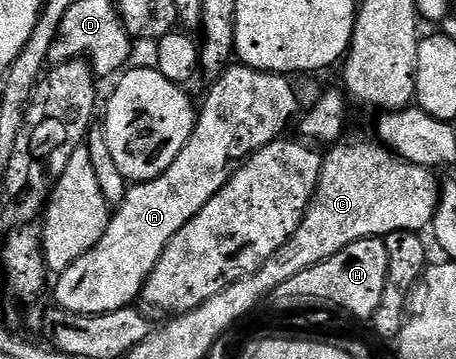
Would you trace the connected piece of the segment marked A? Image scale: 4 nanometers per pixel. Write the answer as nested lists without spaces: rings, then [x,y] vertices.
[[[245,65],[234,66],[227,66],[211,82],[214,84],[211,85],[206,100],[200,103],[194,132],[188,145],[180,149],[180,157],[176,157],[176,161],[172,161],[172,165],[168,165],[168,169],[160,177],[147,183],[133,184],[127,190],[124,201],[117,204],[116,210],[111,214],[110,224],[101,241],[57,276],[54,299],[61,310],[71,311],[74,315],[103,315],[131,306],[141,296],[146,278],[160,261],[172,237],[176,237],[176,233],[180,233],[180,229],[184,229],[184,225],[188,225],[188,221],[192,221],[192,217],[196,217],[196,213],[200,213],[200,209],[204,209],[204,205],[208,205],[208,201],[212,201],[212,197],[216,197],[216,193],[224,189],[236,165],[245,163],[264,145],[283,138],[285,131],[282,130],[289,125],[294,114],[299,114],[298,95],[290,84],[293,82],[284,75],[258,71]]]

